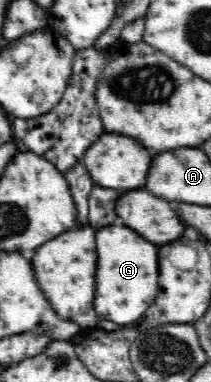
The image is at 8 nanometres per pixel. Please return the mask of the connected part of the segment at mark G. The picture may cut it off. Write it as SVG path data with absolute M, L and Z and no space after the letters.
M121 224L107 226L97 232L97 254L99 254L95 276L97 317L124 326L138 321L155 302L157 296L157 276L159 276L157 248Z

